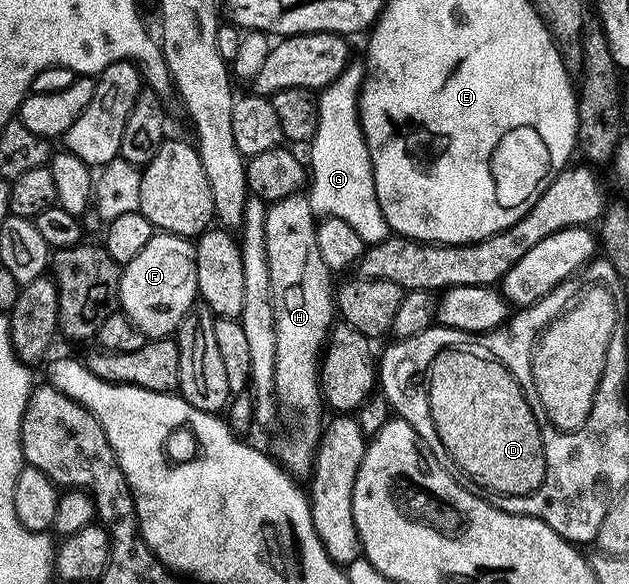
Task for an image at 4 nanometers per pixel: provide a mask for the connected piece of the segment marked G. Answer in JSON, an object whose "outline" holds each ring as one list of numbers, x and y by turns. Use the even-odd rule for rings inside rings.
{"outline":[[339,82,323,87,317,98,318,118,315,134,309,141,309,201,311,211,320,219,340,218,361,236,365,244,384,242,389,227,375,195,375,173,371,153,359,124,359,90,353,88,347,98,335,94,341,88]]}

